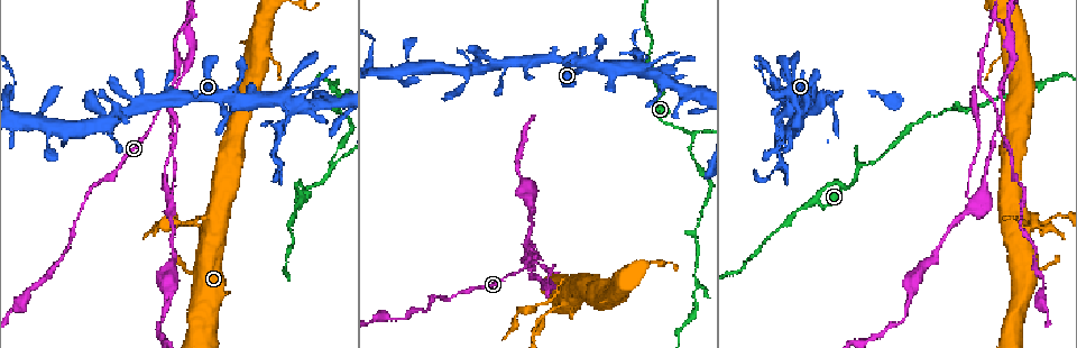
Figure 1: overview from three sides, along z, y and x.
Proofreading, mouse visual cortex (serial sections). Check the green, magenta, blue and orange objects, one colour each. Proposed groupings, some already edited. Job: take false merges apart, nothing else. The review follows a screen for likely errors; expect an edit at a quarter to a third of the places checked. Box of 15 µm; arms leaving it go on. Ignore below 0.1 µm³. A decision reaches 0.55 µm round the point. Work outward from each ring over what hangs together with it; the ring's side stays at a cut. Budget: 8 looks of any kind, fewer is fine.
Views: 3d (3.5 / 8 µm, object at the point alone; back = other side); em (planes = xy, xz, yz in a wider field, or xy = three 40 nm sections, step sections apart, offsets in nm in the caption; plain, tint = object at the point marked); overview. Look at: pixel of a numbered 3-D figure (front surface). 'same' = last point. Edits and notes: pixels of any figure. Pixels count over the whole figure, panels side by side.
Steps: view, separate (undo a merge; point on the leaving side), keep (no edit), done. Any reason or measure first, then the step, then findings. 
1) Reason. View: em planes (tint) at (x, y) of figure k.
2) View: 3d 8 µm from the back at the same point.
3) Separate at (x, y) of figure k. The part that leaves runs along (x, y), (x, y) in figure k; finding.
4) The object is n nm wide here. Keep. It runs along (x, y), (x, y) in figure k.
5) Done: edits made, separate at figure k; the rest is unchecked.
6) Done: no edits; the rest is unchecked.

Calibre changes. View: 3d 3.5 µm from the back at (553, 59) of figure 1.

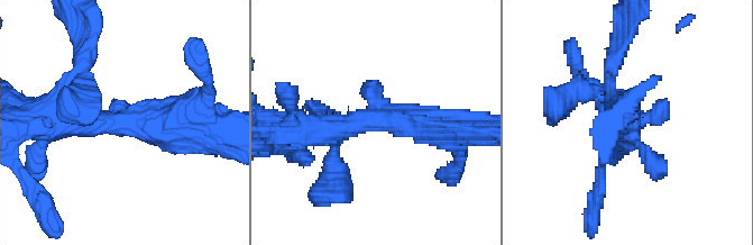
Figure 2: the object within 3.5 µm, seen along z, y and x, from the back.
Keep. It runs along (333, 156), (341, 124), (448, 127) in figure 2; continuous, no second cell.

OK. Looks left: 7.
Narrows sharply. View: 3d 3.5 µm from the back at (646, 57) of figure 1.

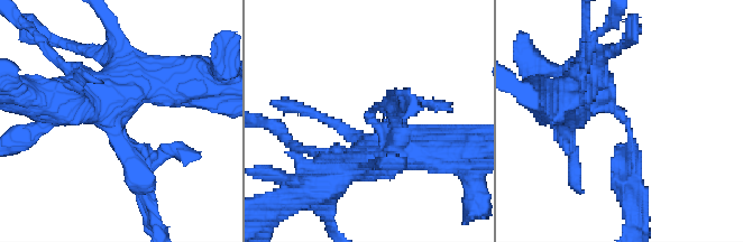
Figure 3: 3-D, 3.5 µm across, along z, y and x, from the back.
Need the tissue. View: em xy step 1 (tint) at (629, 134) of figure 3.

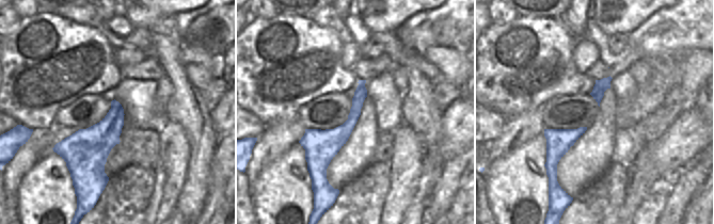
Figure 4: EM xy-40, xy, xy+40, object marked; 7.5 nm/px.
Separate at (631, 151) of figure 3. The part that leaves runs along (620, 114), (634, 156), (625, 207) in figure 3; a second cell is stuck on.

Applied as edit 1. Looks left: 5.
Arms part here. View: em xy step 2 (tint) at (859, 166) of figure 1.

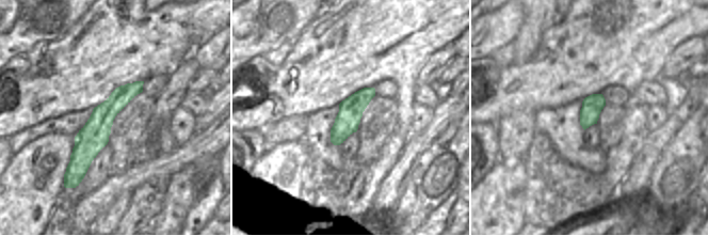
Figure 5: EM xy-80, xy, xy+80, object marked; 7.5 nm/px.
View: 3d 3.5 µm at the same point.

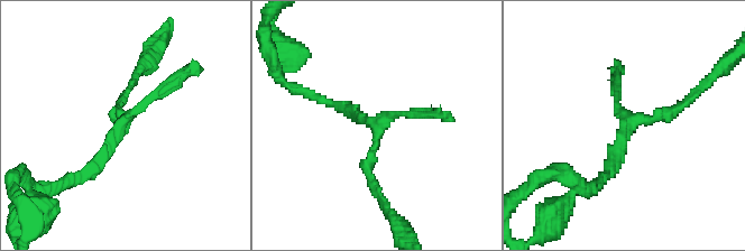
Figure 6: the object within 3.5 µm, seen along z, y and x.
3 arms meet here. Keep. It runs along (606, 175), (628, 123), (691, 96) in figure 6; one cell here.

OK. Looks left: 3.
Four arms meet. View: 3d 8 µm at (998, 21) of figure 1.

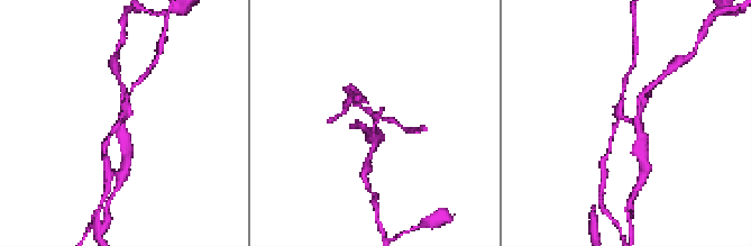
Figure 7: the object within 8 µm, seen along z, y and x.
Now the EM. View: em xy step 1 (tint) at (122, 118) of figure 7.

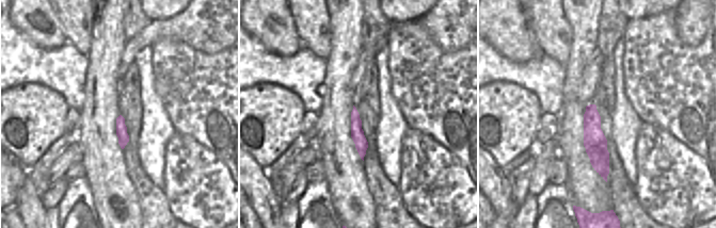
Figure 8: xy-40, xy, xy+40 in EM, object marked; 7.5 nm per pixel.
The object is 100 nm wide here. Separate at (372, 135) of figure 7. The part that leaves runs along (624, 116), (639, 126), (642, 156) in figure 7; two cells meet here.

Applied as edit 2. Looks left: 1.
Done: edits made, separate at figure 3, separate at figure 7; the rest is unchecked.

